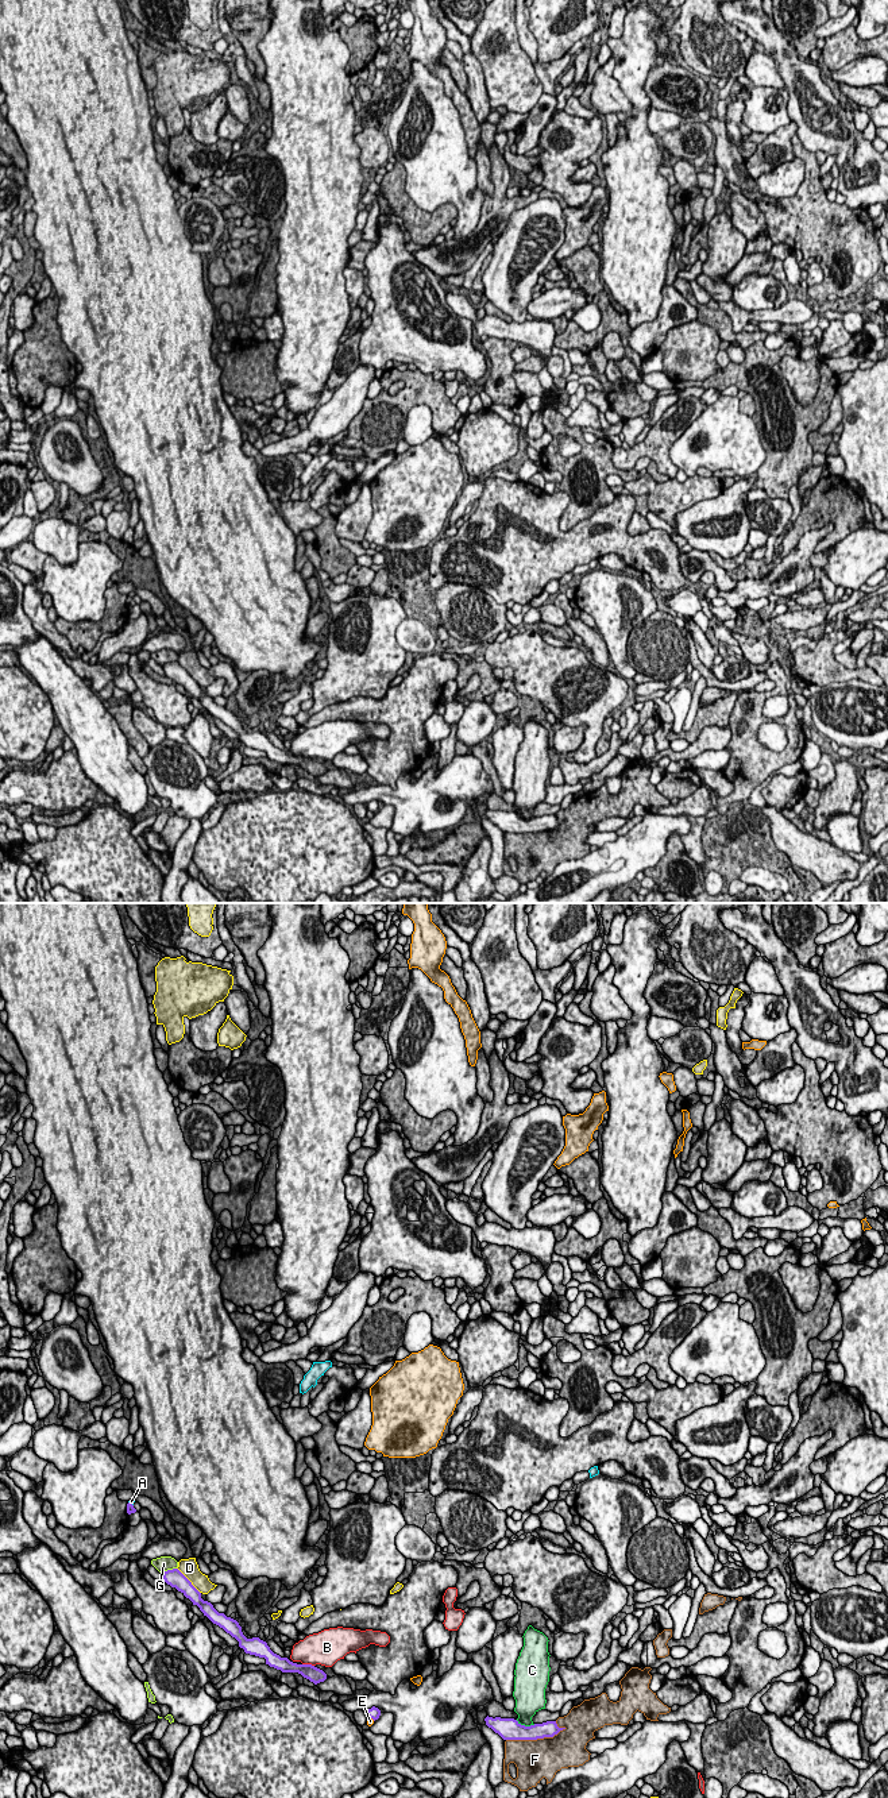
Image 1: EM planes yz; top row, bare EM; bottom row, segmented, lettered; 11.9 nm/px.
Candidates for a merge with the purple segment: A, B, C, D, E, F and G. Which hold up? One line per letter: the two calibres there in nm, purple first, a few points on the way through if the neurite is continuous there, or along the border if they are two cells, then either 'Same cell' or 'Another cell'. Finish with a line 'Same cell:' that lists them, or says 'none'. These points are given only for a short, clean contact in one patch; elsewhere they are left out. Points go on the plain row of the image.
A: Thickness 100 nm (purple) against 60 nm. Boundary: yz (128, 594), (132, 598). Another cell
B: Thickness 190 nm (purple) against 380 nm. Another cell
C: Thickness 260 nm (purple) against 280 nm. Another cell
D: Thickness 200 nm (purple) against 220 nm. Another cell
E: Thickness 140 nm (purple) against 90 nm. Another cell
F: Thickness 190 nm (purple) against 480 nm. Another cell
G: Thickness 200 nm (purple) against 190 nm. Another cell
Same cell: none

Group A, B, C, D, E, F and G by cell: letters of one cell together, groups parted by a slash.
A / B / C / D / E / F / G

